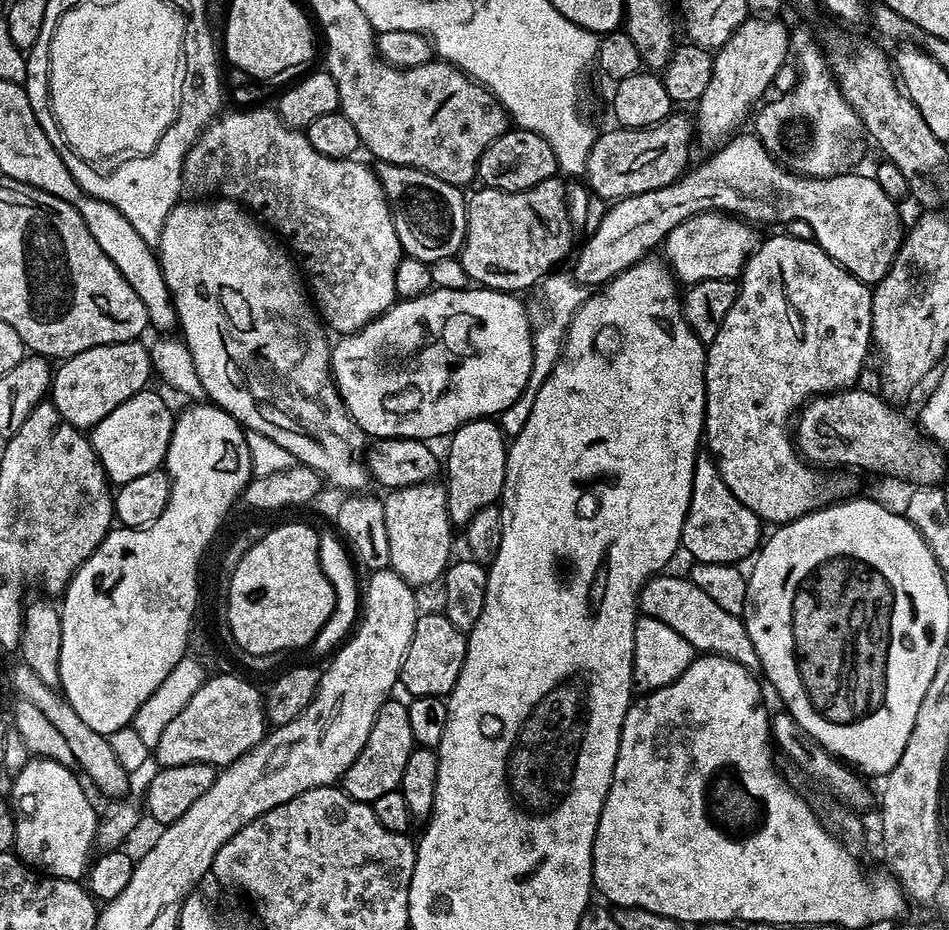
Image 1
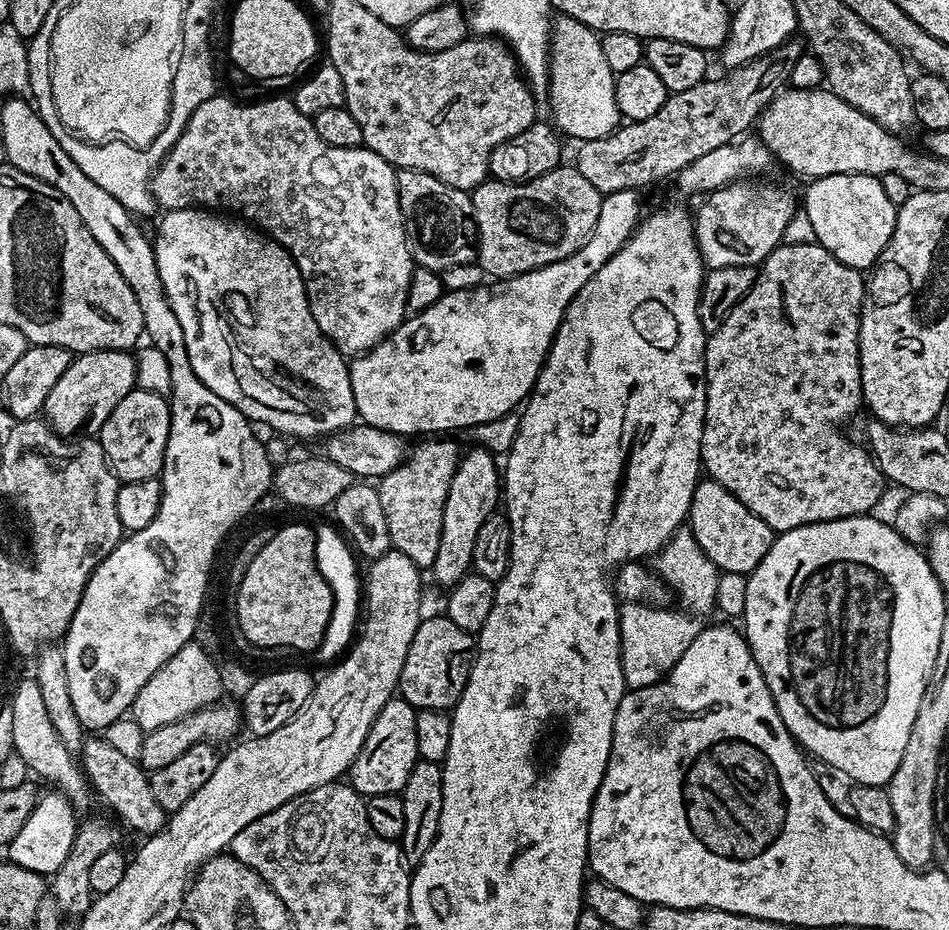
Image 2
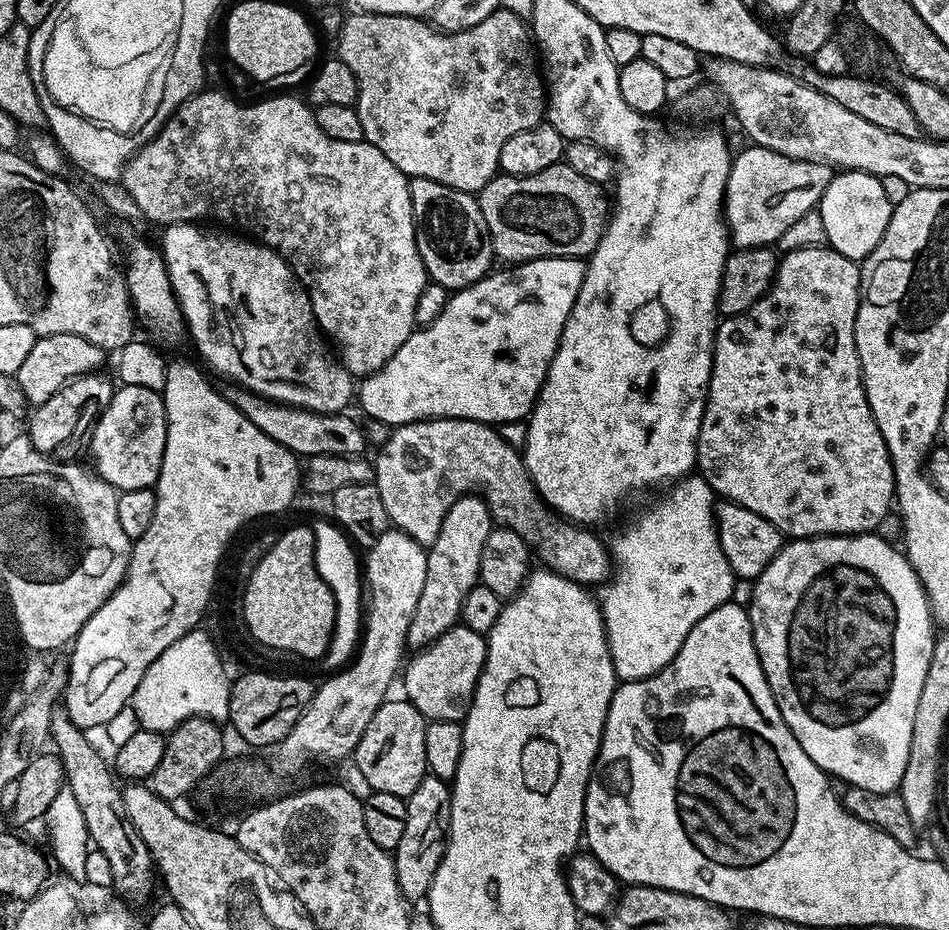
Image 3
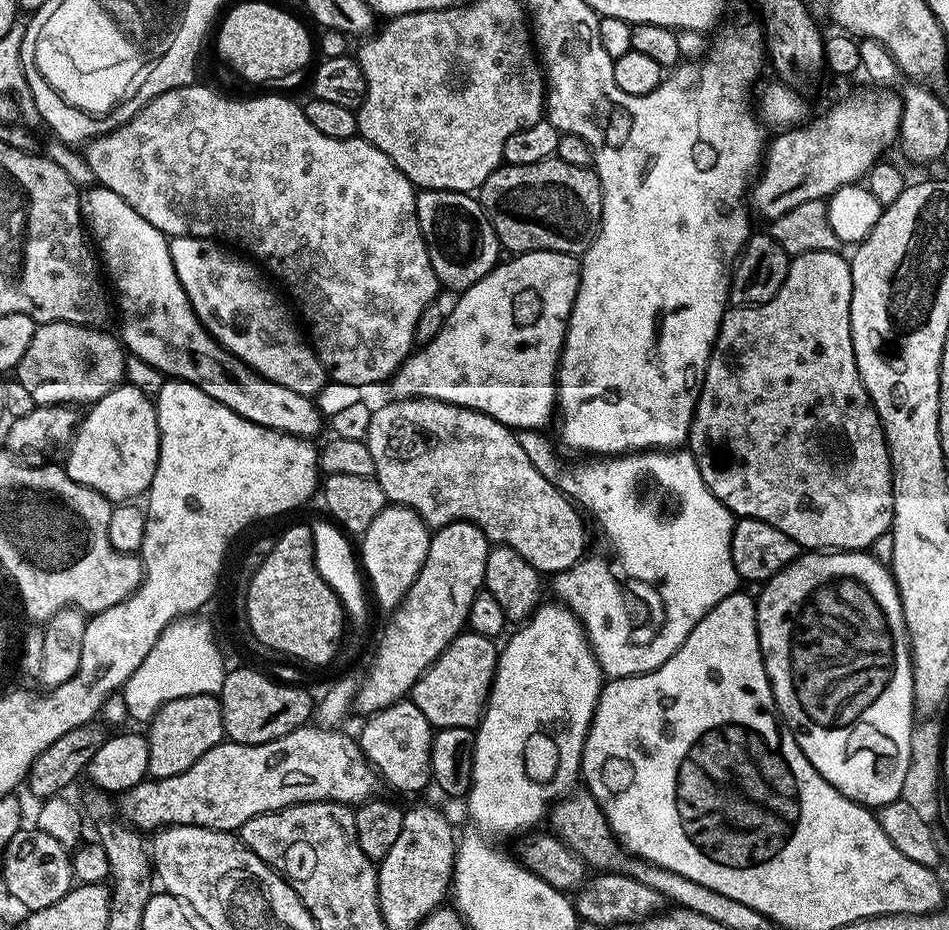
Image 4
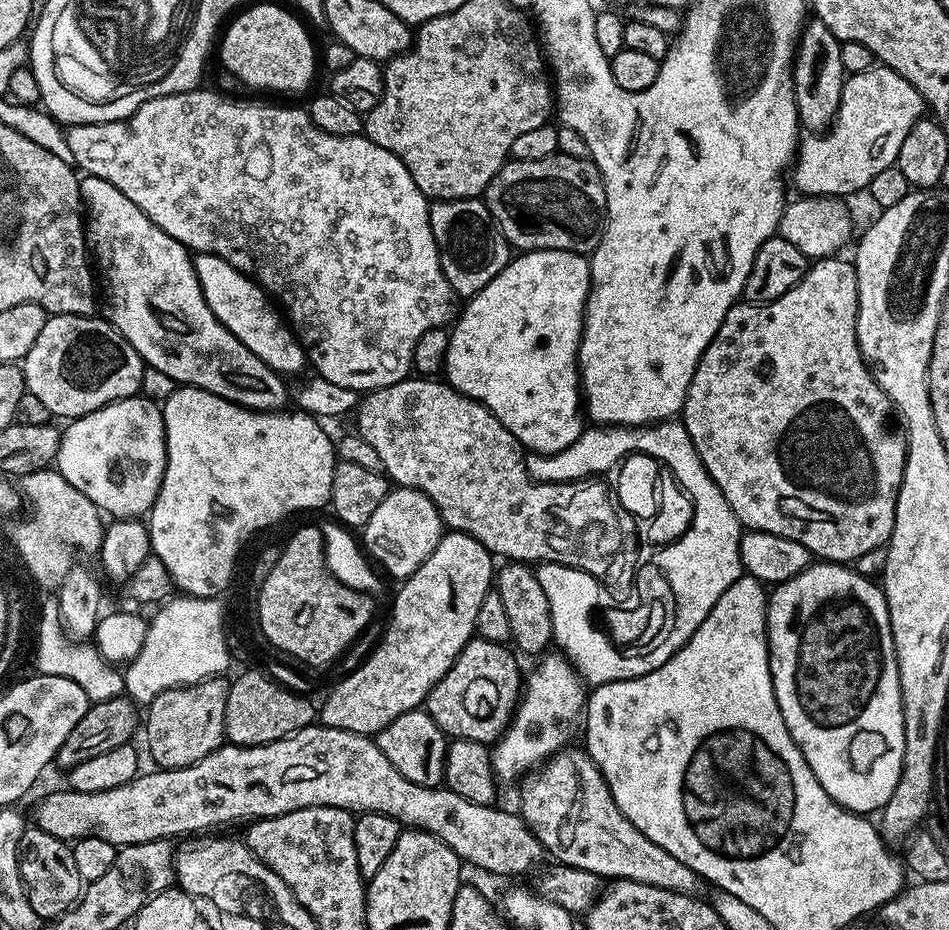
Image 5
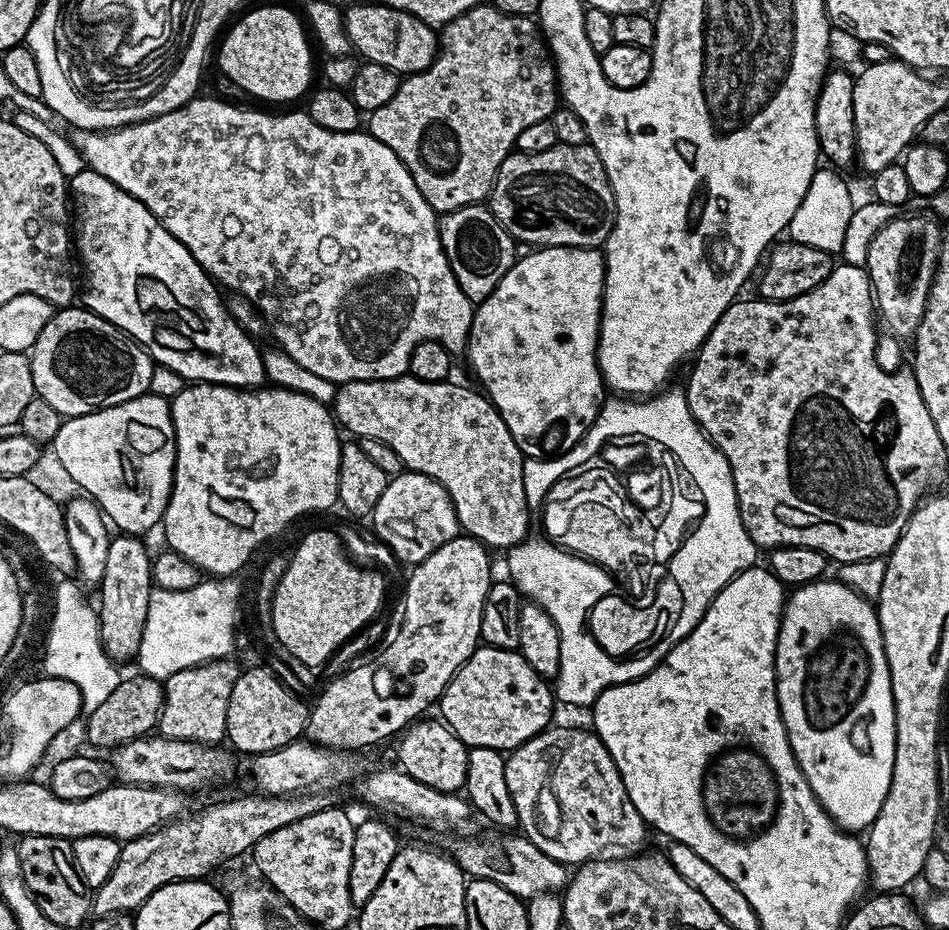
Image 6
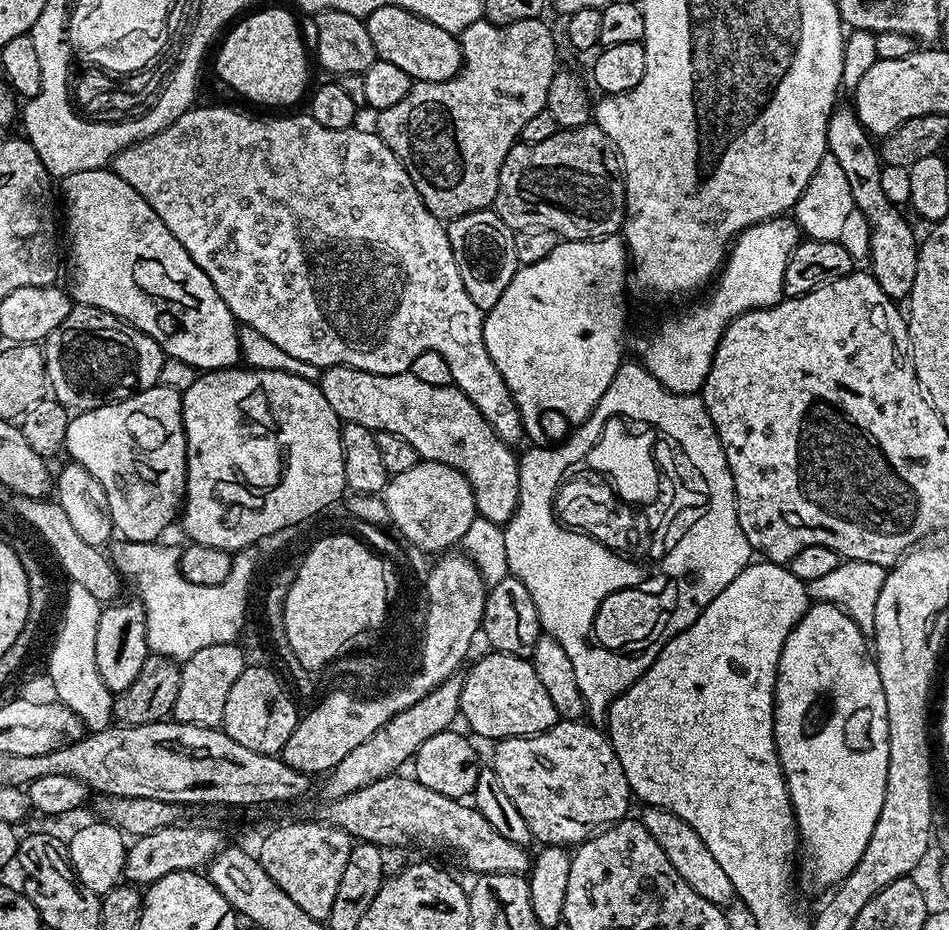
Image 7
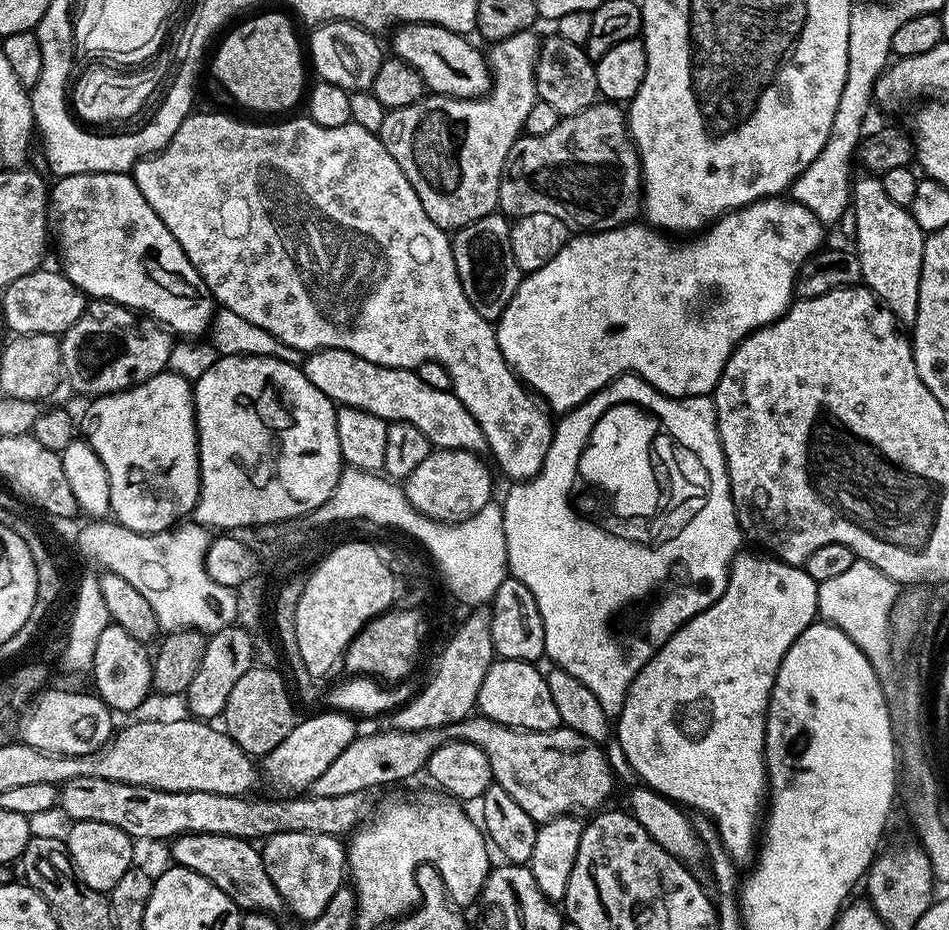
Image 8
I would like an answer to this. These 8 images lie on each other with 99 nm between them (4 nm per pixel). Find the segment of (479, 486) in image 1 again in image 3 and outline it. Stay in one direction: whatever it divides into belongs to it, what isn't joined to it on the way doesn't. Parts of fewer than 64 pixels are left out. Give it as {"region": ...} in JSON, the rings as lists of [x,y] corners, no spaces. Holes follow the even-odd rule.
{"region":[[[469,494],[458,498],[458,502],[450,506],[446,518],[442,518],[442,530],[438,530],[438,538],[427,549],[426,583],[422,586],[422,595],[418,597],[414,618],[410,618],[409,649],[428,647],[439,636],[446,634],[448,628],[458,623],[462,602],[480,579],[482,546],[493,527],[494,521],[483,495]]]}

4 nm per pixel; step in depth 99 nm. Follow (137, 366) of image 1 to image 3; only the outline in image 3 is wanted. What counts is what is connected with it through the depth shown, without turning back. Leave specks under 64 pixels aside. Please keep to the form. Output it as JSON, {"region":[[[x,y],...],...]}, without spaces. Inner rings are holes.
{"region":[[[89,374],[75,381],[76,392],[68,393],[68,390],[54,393],[51,400],[39,405],[31,413],[32,445],[44,456],[56,458],[68,458],[71,452],[85,451],[90,440],[90,433],[96,427],[96,421],[110,406],[114,384],[104,377],[104,374]]]}

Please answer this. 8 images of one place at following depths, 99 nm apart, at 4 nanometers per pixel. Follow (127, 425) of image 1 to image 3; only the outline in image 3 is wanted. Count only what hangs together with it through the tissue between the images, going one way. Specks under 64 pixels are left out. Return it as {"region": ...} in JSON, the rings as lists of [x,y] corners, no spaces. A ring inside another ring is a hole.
{"region":[[[143,386],[117,387],[110,406],[106,406],[90,433],[91,463],[96,475],[120,492],[152,488],[160,476],[167,433],[168,419],[161,393]]]}

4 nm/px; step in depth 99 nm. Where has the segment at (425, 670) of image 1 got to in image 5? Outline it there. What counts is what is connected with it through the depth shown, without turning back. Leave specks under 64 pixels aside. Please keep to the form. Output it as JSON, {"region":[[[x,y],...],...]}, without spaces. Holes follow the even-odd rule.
{"region":[[[473,638],[458,654],[454,666],[430,690],[426,710],[445,737],[473,740],[492,746],[513,719],[522,695],[520,664],[504,644]]]}

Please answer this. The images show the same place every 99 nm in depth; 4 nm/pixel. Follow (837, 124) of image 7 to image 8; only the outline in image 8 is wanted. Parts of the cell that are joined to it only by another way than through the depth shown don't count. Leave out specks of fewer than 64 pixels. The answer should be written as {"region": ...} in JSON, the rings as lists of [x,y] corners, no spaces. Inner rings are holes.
{"region":[[[860,174],[851,185],[851,205],[857,212],[857,230],[854,237],[854,251],[860,263],[860,278],[868,289],[875,294],[882,304],[892,311],[900,322],[911,322],[918,310],[918,282],[922,274],[922,250],[924,249],[925,232],[912,217],[911,211],[898,202],[893,202],[886,194],[880,177],[871,174]]]}

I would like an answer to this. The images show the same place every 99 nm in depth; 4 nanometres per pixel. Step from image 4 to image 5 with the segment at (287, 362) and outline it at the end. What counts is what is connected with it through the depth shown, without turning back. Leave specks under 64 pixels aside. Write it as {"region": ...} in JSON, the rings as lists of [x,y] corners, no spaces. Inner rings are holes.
{"region":[[[197,255],[194,267],[206,306],[210,306],[214,318],[218,318],[222,326],[226,326],[230,334],[246,346],[246,350],[268,361],[268,365],[281,374],[296,372],[300,367],[305,367],[306,356],[302,351],[301,341],[294,335],[291,327],[286,326],[283,319],[276,320],[277,309],[272,309],[268,305],[269,297],[262,294],[261,289],[254,286],[253,281],[217,256]]]}

